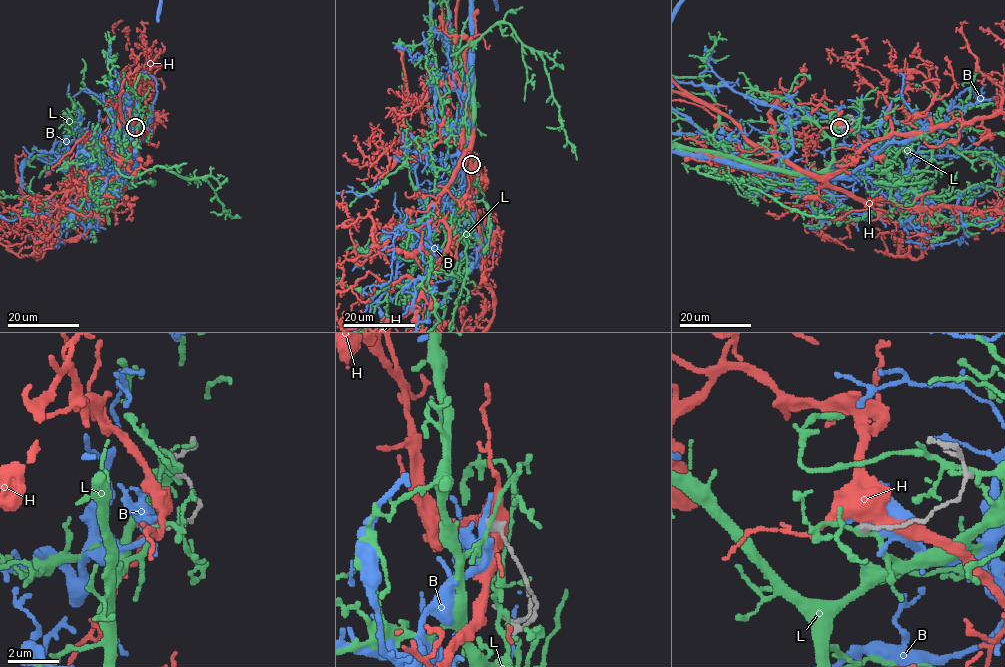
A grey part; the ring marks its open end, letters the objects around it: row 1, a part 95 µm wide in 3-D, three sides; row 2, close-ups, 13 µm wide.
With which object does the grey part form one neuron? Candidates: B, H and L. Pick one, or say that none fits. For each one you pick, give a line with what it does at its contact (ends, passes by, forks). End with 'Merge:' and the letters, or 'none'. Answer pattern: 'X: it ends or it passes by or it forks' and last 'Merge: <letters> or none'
B: it forks
Merge: B

